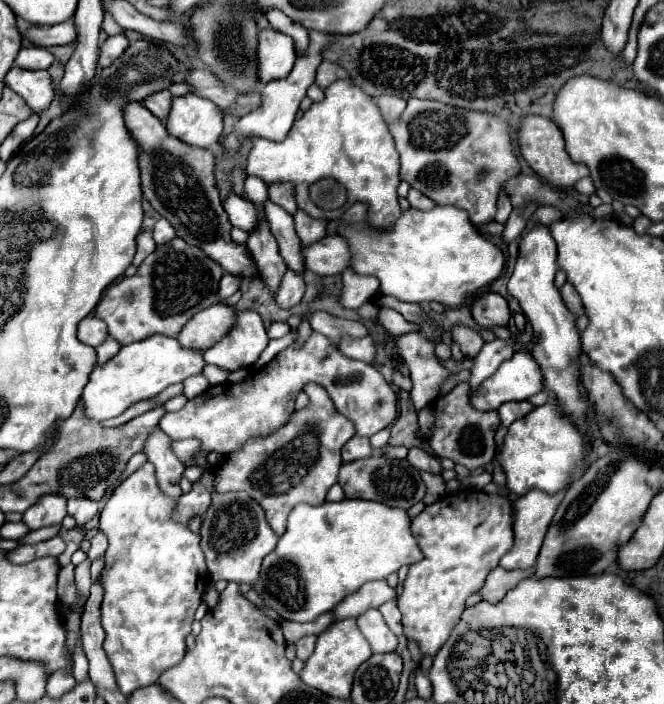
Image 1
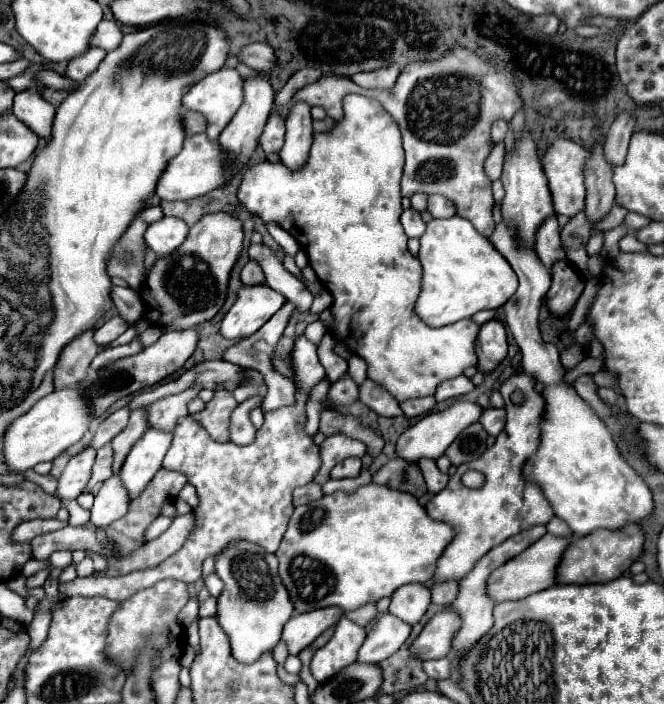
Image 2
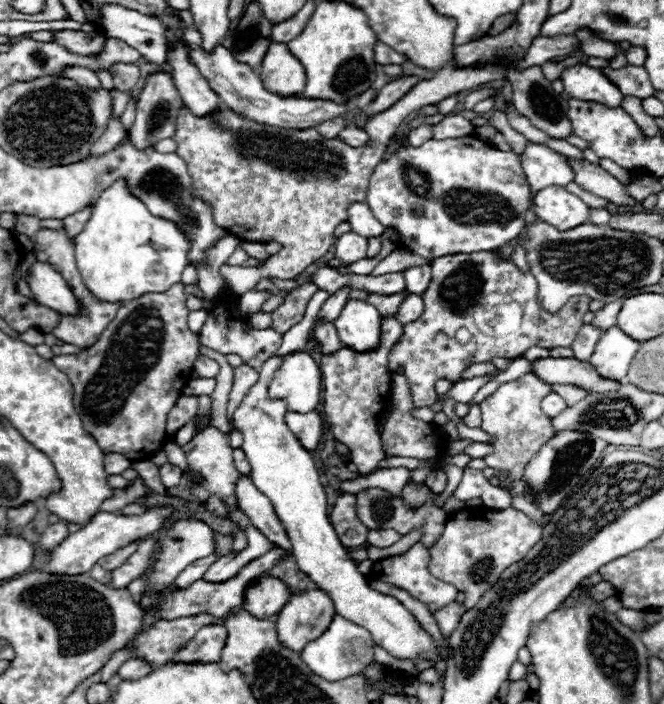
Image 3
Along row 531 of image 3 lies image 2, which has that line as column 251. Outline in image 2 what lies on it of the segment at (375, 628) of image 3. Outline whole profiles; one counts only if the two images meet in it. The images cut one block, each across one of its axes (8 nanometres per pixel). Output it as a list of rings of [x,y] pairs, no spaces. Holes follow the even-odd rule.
[[[266,284],[242,286],[238,290],[236,302],[220,324],[222,336],[230,340],[252,336],[284,302],[284,294],[268,288]]]

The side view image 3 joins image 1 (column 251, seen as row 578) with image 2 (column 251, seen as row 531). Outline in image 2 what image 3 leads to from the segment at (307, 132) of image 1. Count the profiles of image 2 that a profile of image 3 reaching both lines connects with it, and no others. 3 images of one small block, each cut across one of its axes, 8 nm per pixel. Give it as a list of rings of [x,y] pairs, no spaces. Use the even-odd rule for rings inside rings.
[[[348,94],[344,96],[344,120],[340,124],[336,124],[332,128],[332,132],[328,136],[314,136],[314,144],[308,156],[308,162],[302,170],[298,172],[288,172],[288,168],[284,164],[270,164],[270,162],[262,162],[262,164],[252,164],[242,178],[242,184],[238,188],[238,200],[248,208],[248,212],[258,214],[264,222],[276,222],[280,224],[284,230],[288,230],[298,244],[304,248],[304,252],[308,254],[310,266],[314,268],[320,284],[332,294],[332,322],[330,322],[330,334],[342,342],[350,354],[360,356],[362,360],[366,360],[368,364],[368,378],[376,384],[380,384],[382,388],[386,388],[398,402],[410,400],[410,398],[424,398],[424,396],[434,396],[436,388],[454,376],[460,376],[468,366],[476,366],[476,352],[474,352],[474,340],[478,336],[480,326],[474,320],[460,320],[458,324],[448,324],[448,326],[440,326],[440,328],[432,328],[428,324],[424,324],[416,312],[414,312],[414,304],[416,304],[416,296],[420,296],[420,260],[416,256],[412,256],[408,252],[408,236],[404,236],[402,224],[400,224],[400,214],[402,214],[402,204],[400,204],[400,178],[402,178],[402,164],[404,164],[404,150],[402,150],[402,136],[400,136],[400,128],[398,124],[392,120],[392,116],[388,116],[388,112],[384,112],[384,106],[378,100],[366,98],[366,96],[358,96],[358,94]]]

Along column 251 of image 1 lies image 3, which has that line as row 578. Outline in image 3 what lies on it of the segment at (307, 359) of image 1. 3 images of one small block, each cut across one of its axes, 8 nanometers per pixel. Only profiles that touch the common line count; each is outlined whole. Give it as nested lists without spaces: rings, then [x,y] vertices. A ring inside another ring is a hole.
[[[418,542],[418,544],[414,544],[410,550],[406,550],[406,552],[400,554],[400,556],[392,556],[392,558],[384,558],[384,560],[374,562],[374,568],[372,568],[370,578],[384,580],[384,582],[388,582],[388,584],[394,584],[394,586],[406,590],[410,596],[414,596],[416,600],[424,602],[432,612],[436,612],[436,610],[448,606],[450,602],[454,602],[458,590],[456,590],[456,586],[434,578],[434,576],[430,574],[430,570],[428,570],[428,564],[430,564],[430,552]]]

